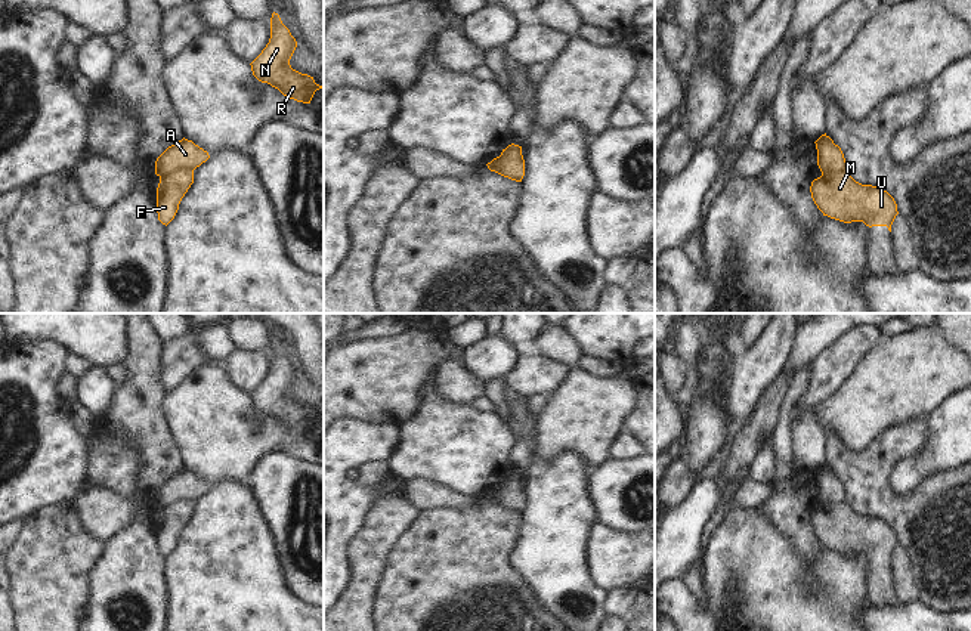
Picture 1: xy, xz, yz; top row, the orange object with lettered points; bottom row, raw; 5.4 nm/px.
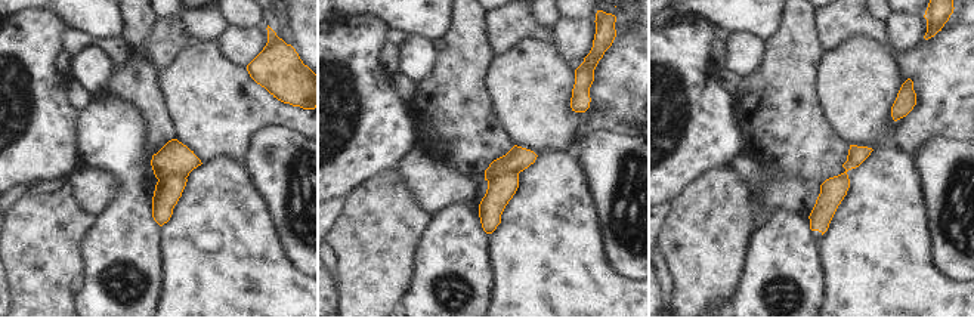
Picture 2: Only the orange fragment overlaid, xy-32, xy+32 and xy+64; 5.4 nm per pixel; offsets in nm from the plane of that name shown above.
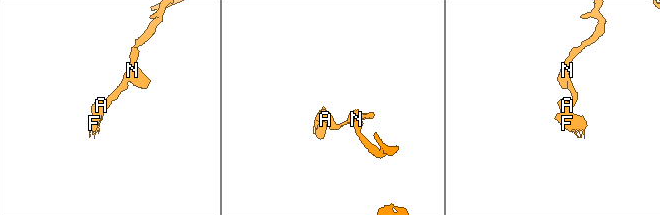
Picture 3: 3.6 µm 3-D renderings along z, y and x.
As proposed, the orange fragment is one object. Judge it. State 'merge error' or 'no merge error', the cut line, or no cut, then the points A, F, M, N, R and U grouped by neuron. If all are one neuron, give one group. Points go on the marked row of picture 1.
merge error; cut in xy along (192, 170), (173, 170), (160, 176); A N R / F M U

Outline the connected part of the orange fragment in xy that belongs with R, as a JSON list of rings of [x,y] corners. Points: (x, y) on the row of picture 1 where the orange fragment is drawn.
[[[273,12],[269,43],[250,64],[251,71],[259,81],[270,84],[284,96],[297,102],[310,103],[315,92],[322,89],[322,86],[316,84],[313,77],[291,68],[290,59],[296,47],[296,38],[282,24],[279,15]]]

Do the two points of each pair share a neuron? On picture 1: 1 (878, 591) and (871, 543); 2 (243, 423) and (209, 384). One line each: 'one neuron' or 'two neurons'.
1: one neuron
2: one neuron

